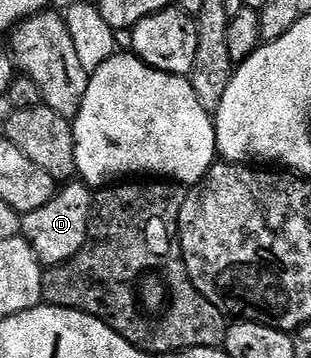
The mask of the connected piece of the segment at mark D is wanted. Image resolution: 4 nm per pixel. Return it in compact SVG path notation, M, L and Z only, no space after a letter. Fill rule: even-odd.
M68 181L57 190L53 199L42 205L42 209L34 209L23 216L22 235L45 268L58 267L67 263L69 259L75 259L81 251L85 250L93 222L93 192L83 181Z

